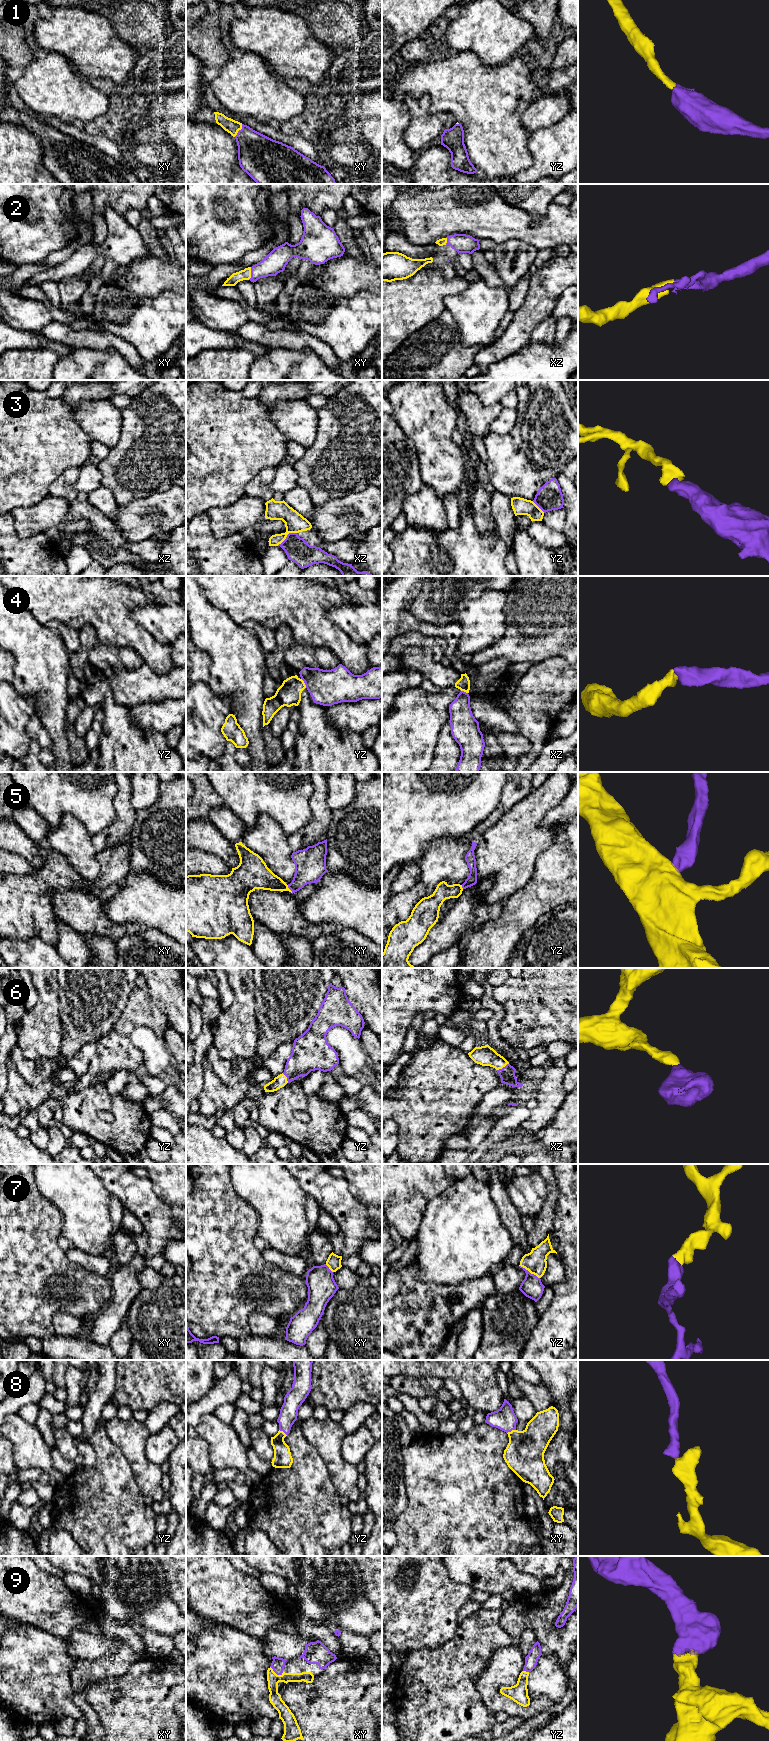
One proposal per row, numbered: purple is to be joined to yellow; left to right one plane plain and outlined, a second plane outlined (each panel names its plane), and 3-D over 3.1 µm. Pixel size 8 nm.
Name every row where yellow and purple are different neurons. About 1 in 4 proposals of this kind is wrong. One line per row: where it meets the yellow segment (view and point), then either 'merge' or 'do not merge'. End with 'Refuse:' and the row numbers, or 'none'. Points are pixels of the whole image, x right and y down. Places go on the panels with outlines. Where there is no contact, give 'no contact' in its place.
1: xy (239, 129) | merge
2: xy (250, 273) | merge
3: xz (286, 536) | merge
4: yz (304, 683) | merge
5: xy (289, 889) | merge
6: xz (502, 1067) | merge
7: yz (529, 1271) | merge
8: xy (512, 1430) | merge
9: xy (275, 1673) | merge
Refuse: none

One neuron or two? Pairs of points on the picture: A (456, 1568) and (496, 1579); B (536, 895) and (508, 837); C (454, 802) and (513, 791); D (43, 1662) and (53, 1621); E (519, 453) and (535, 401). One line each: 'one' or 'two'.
A: one
B: two
C: two
D: two
E: one

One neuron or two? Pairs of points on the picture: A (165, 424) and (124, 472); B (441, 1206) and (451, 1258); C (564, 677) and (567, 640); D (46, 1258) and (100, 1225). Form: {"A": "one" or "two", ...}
{"A": "one", "B": "one", "C": "two", "D": "two"}

